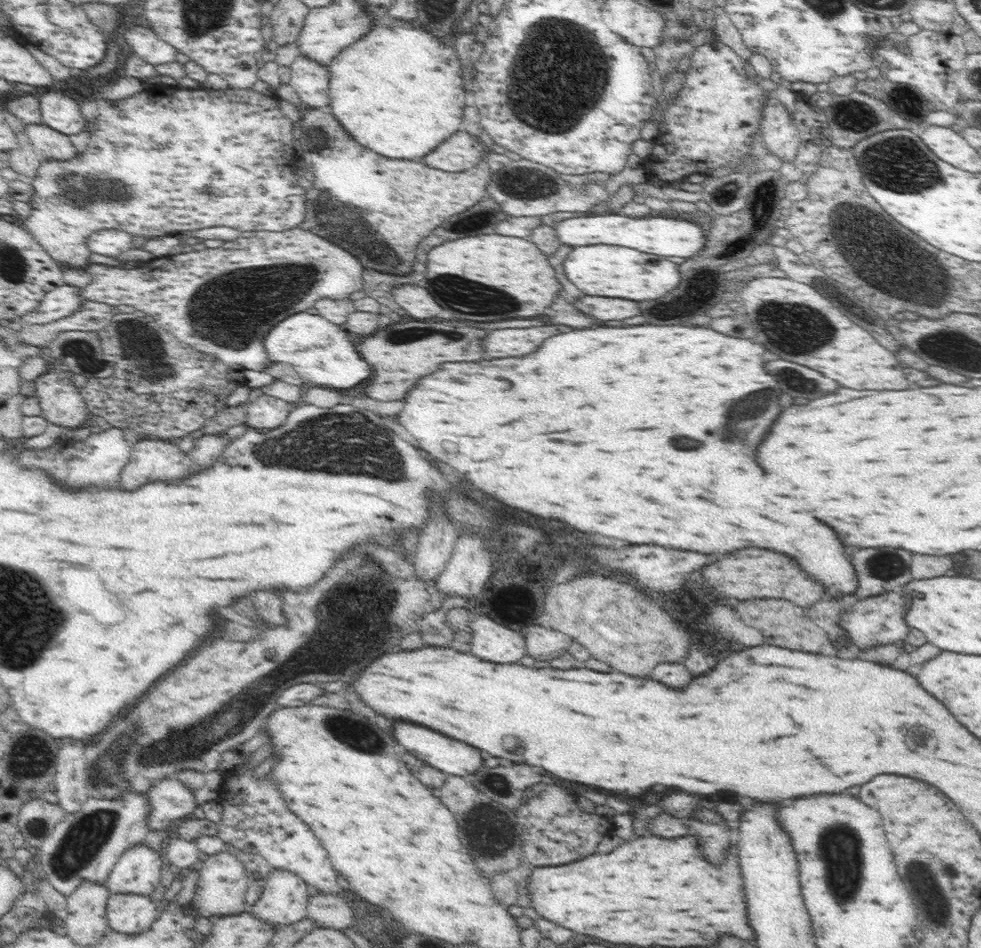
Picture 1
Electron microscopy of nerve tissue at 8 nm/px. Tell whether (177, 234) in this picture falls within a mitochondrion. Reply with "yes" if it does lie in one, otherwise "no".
no

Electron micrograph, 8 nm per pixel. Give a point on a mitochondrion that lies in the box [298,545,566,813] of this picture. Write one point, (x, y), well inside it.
(361, 735)

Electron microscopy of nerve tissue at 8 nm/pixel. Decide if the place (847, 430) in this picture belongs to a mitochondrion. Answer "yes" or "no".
no

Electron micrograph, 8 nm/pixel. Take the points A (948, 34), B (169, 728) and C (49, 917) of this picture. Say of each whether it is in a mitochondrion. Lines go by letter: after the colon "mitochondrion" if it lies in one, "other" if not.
A: other
B: mitochondrion
C: other

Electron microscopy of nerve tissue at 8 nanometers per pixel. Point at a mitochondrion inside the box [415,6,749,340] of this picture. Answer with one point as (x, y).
(561, 50)

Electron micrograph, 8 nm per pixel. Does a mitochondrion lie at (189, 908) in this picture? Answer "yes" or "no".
no

